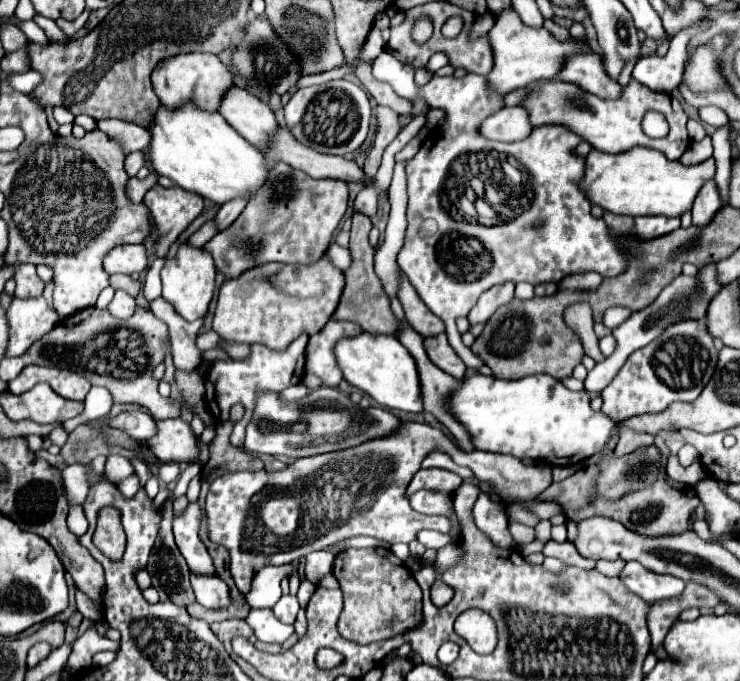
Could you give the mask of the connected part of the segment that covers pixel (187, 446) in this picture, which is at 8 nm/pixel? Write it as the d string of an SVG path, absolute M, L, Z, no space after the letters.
M181 418L159 420L153 440L141 442L141 448L149 448L161 462L191 462L199 454L197 438L187 422Z

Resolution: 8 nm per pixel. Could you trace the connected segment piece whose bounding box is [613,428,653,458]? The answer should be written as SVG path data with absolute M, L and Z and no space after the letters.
M621 428L619 444L613 450L613 456L621 458L621 456L631 454L637 448L647 448L647 446L653 446L653 436L651 434L637 434L637 432L629 430L629 428Z

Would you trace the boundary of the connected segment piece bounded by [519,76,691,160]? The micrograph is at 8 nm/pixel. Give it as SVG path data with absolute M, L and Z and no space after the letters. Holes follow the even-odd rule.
M633 76L627 86L621 86L621 100L601 100L599 96L593 96L591 92L577 88L577 84L569 84L563 80L543 80L543 82L539 80L527 88L527 94L519 106L527 110L529 124L533 128L549 126L549 124L563 126L563 128L571 130L573 134L577 134L579 138L583 138L585 142L589 142L595 150L609 152L609 154L625 152L633 146L647 146L647 148L655 148L655 150L663 152L669 160L679 160L681 154L691 144L687 130L685 130L687 114L683 112L679 100L673 98L671 94L661 94L661 92L649 90L647 86L639 84ZM647 110L657 110L667 118L671 130L665 138L653 140L643 134L641 118Z

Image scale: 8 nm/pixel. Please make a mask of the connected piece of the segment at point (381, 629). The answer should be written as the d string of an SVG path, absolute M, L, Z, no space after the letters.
M343 550L335 556L333 574L343 592L343 612L337 622L337 630L343 638L357 644L371 644L375 640L389 640L423 624L421 588L411 570L391 550Z

